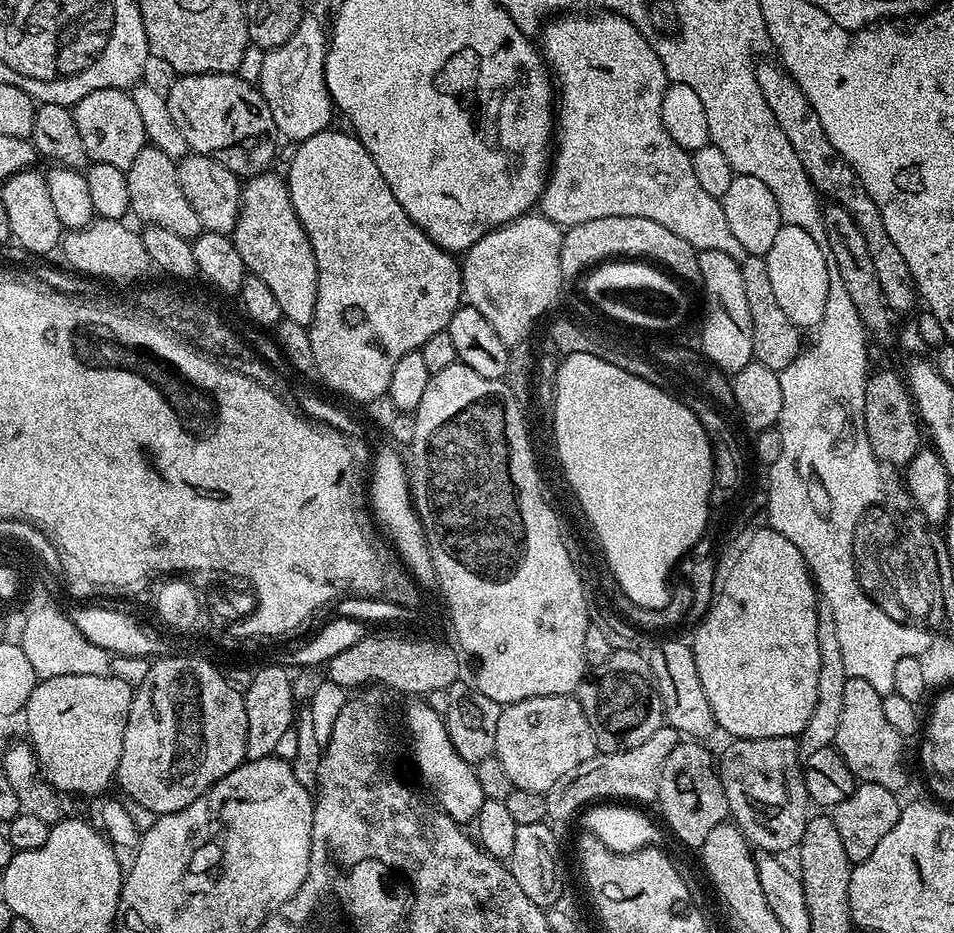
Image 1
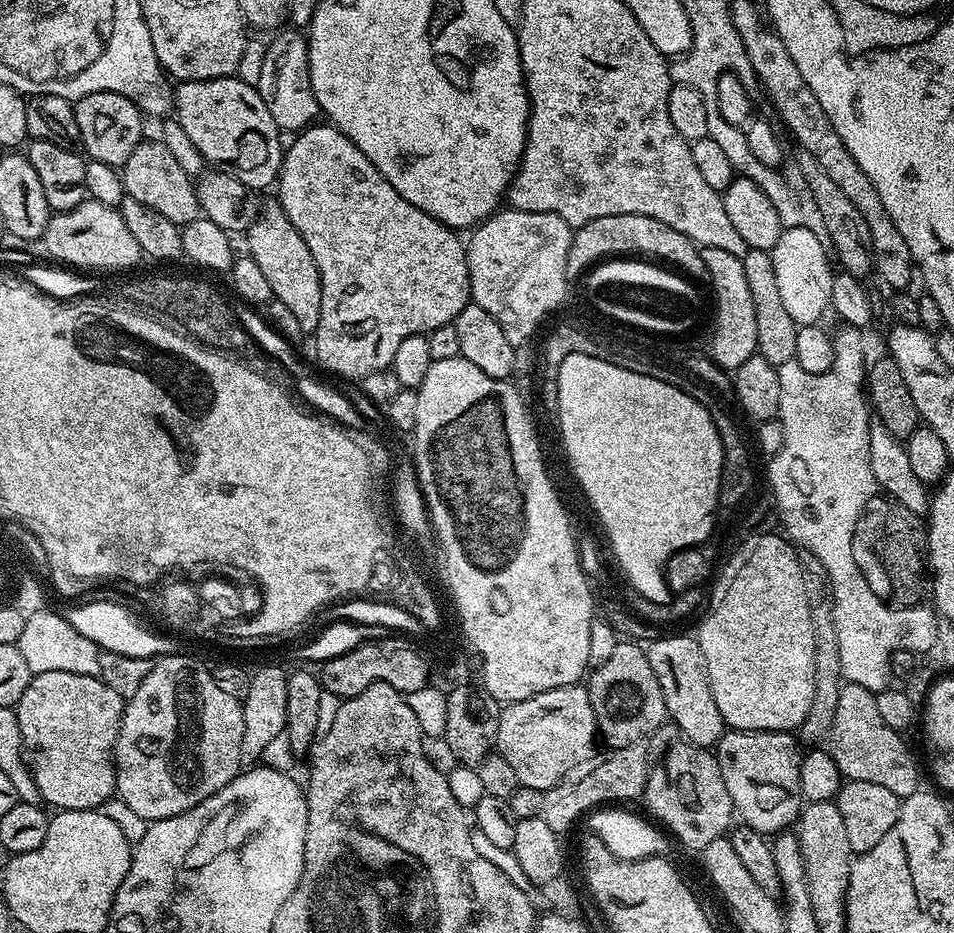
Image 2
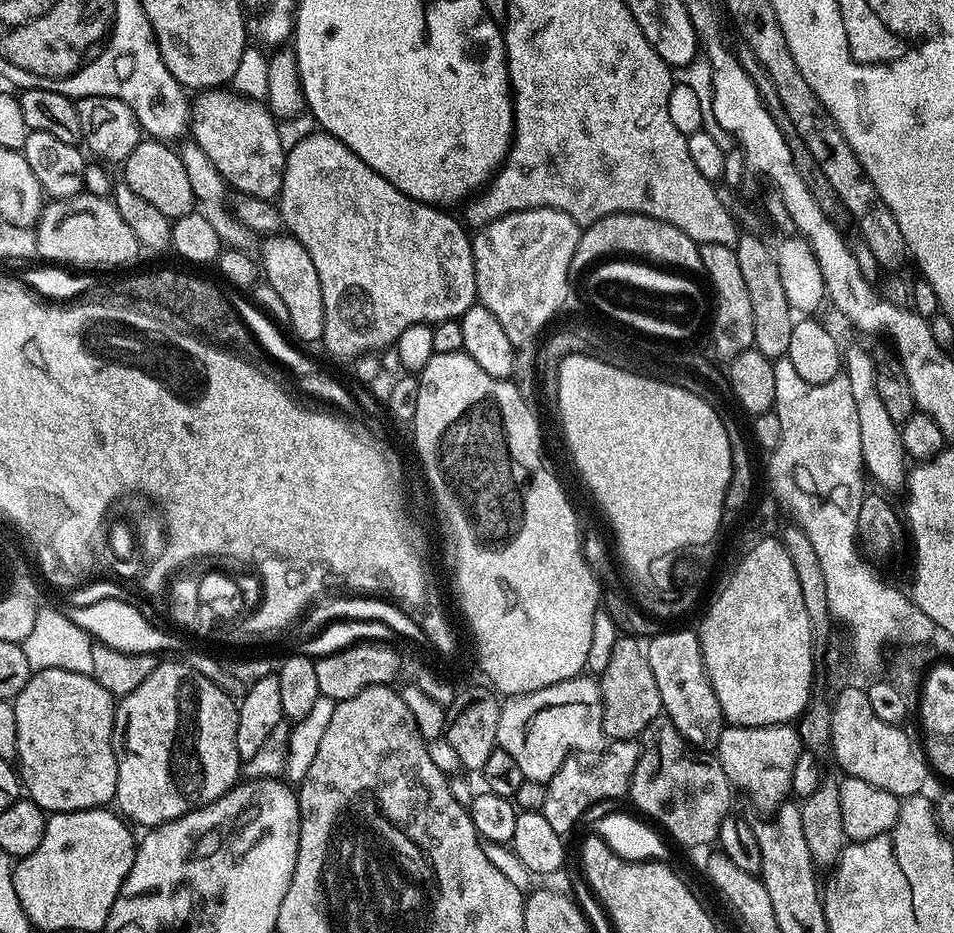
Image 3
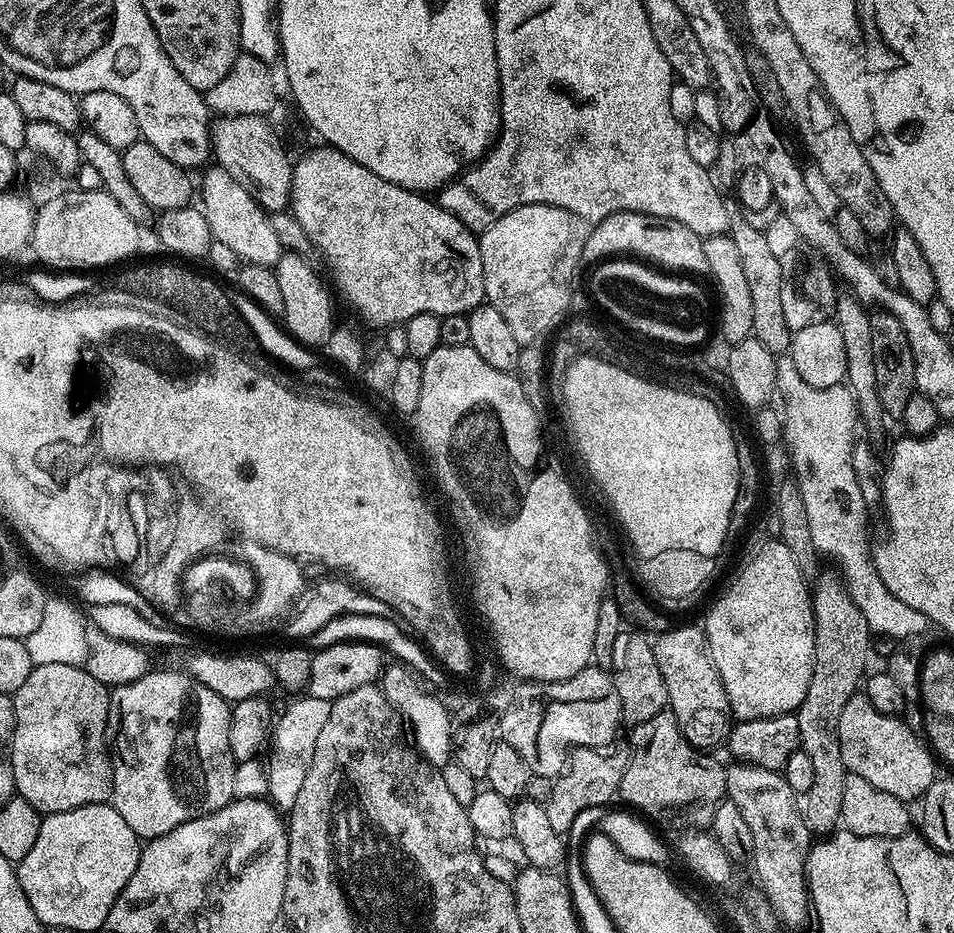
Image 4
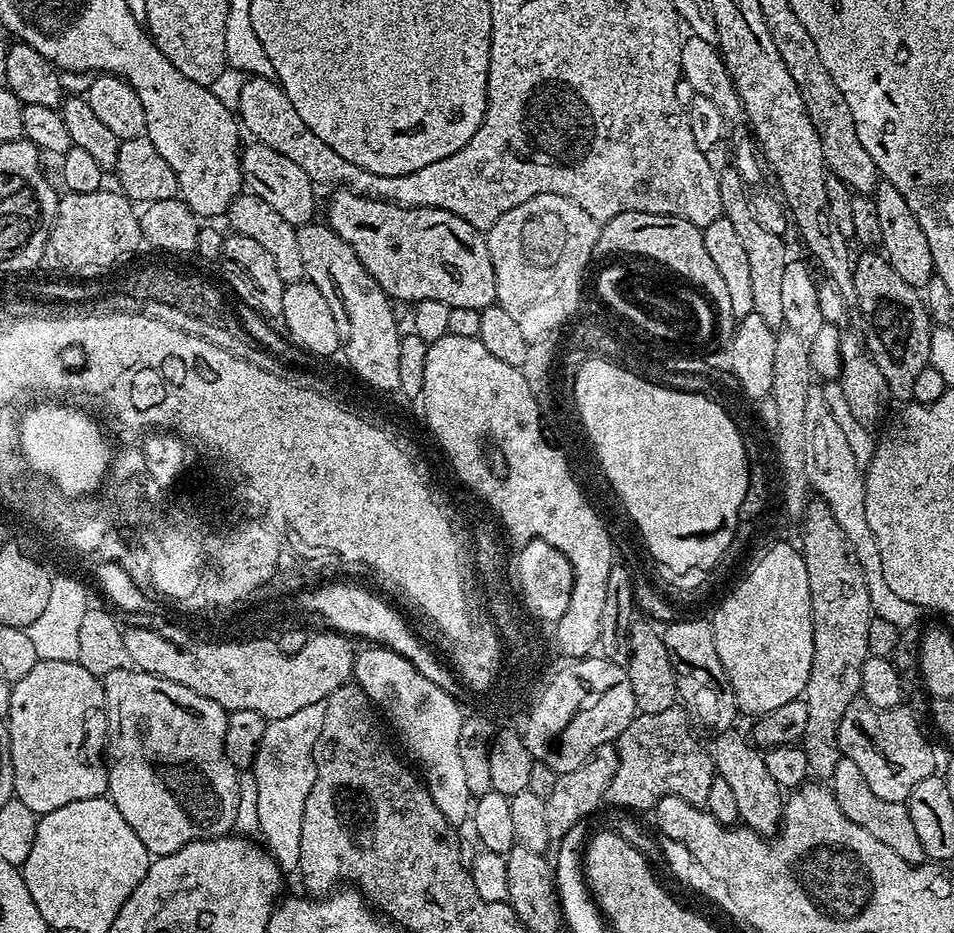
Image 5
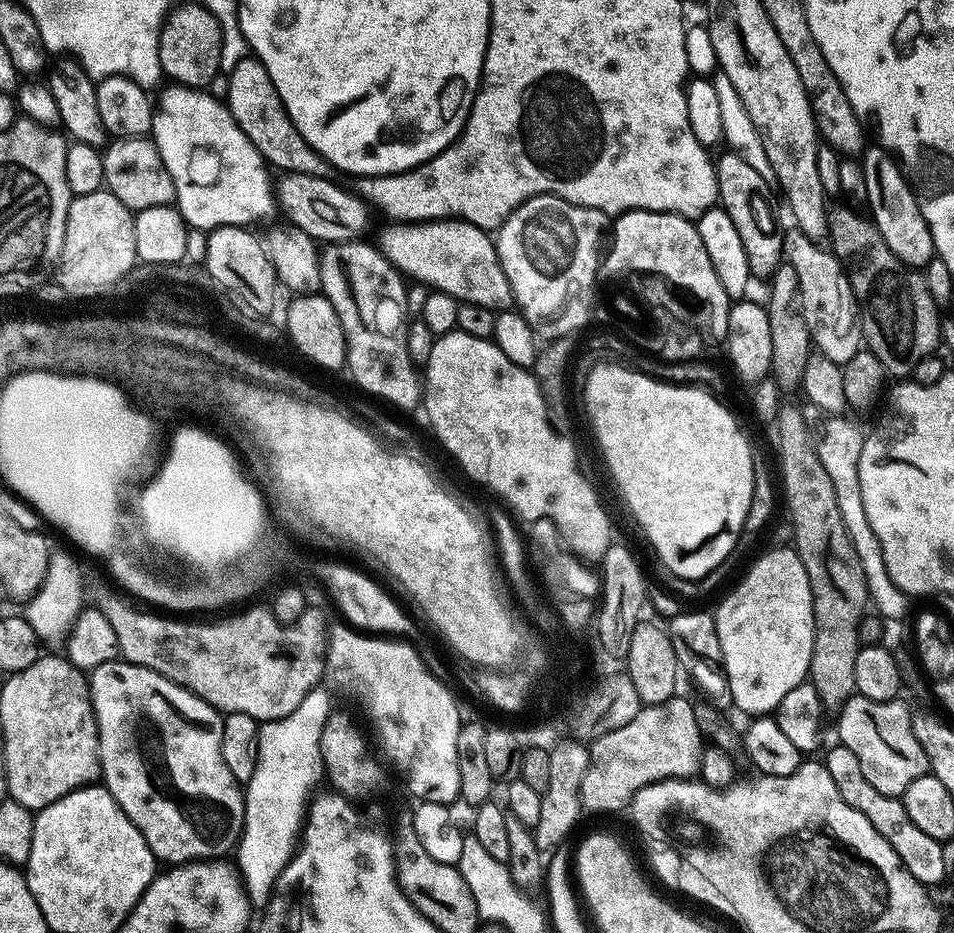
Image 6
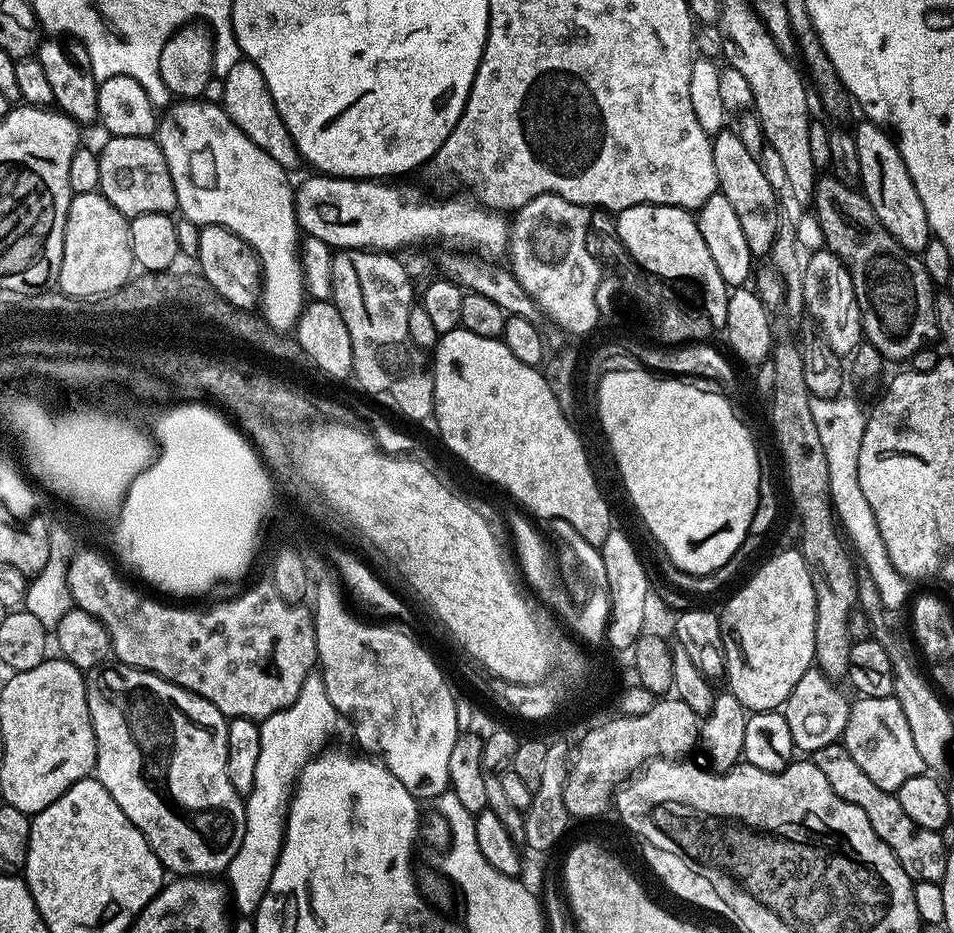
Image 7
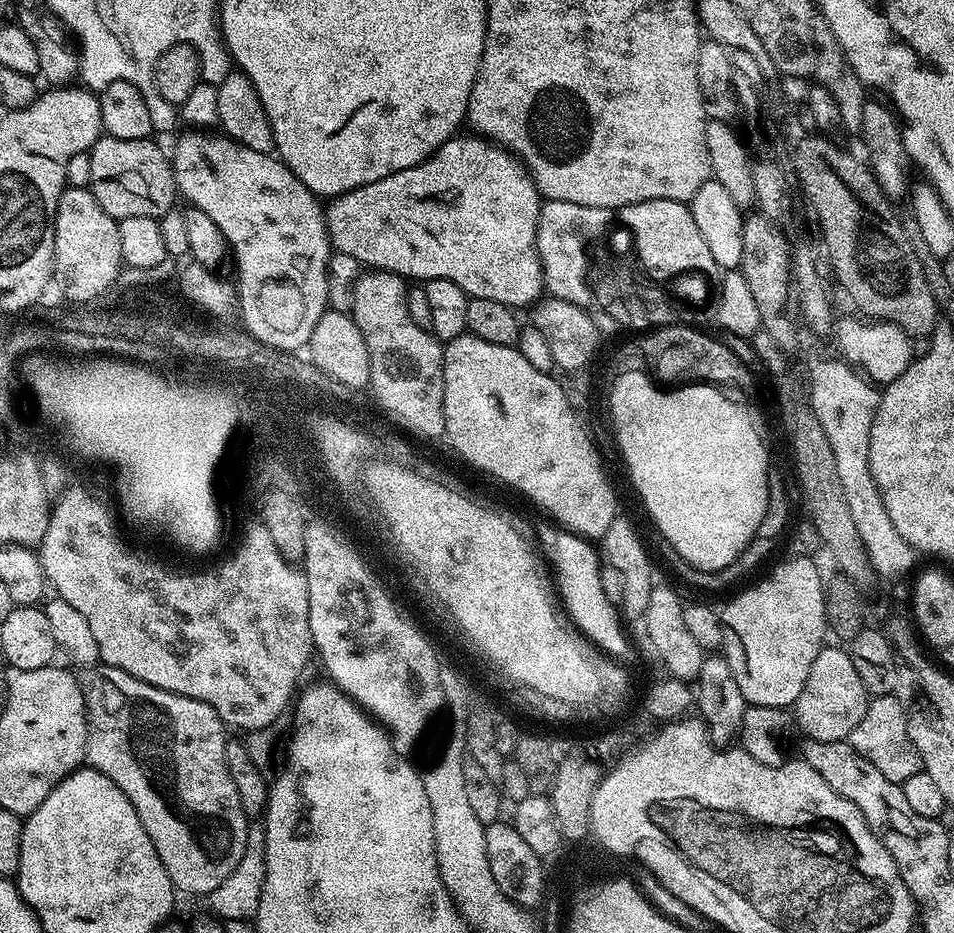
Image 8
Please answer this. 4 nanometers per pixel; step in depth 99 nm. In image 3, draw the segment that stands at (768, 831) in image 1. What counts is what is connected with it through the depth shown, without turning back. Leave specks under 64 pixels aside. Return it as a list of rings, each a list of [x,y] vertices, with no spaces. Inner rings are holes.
[[[791,723],[770,726],[728,726],[718,738],[714,758],[722,766],[728,781],[749,792],[760,808],[775,810],[789,799],[792,791],[794,762],[802,745],[799,731]]]

